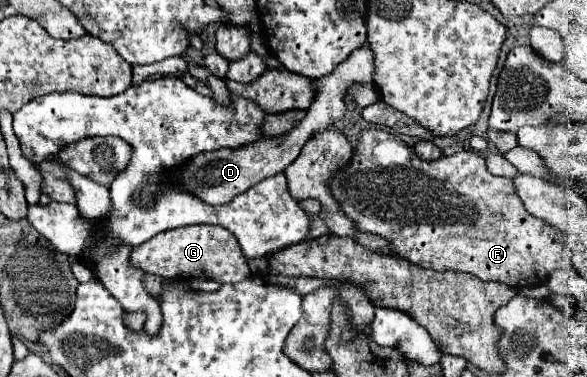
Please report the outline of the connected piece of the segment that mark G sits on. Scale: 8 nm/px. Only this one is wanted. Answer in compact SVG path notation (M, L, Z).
M191 225L163 231L131 253L131 263L151 275L165 279L193 279L207 277L217 283L239 283L251 275L247 259L243 257L233 233L215 225Z

